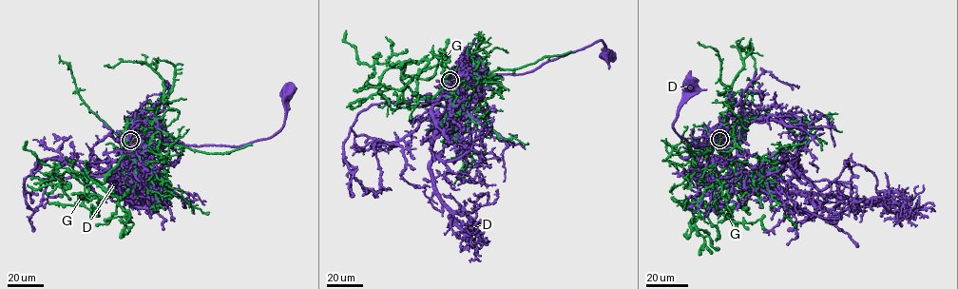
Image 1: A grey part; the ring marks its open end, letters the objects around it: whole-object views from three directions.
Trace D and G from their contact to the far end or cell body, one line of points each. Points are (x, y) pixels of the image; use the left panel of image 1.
D: (130, 140), (123, 145), (123, 155), (165, 144), (238, 146), (265, 139), (283, 125), (287, 95)
G: (133, 141), (137, 147), (104, 183), (82, 178), (100, 185), (106, 198), (84, 198), (88, 189), (75, 175)

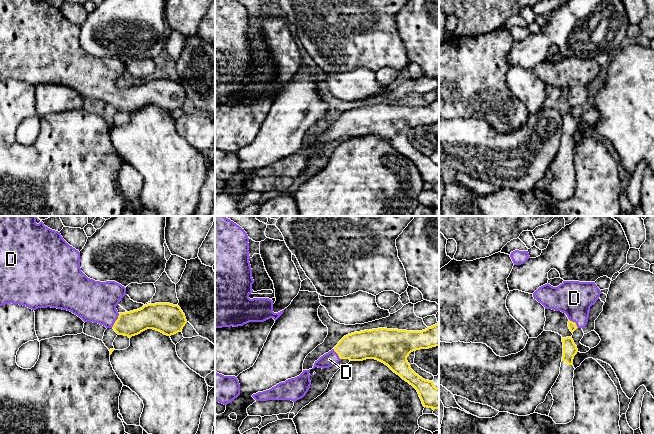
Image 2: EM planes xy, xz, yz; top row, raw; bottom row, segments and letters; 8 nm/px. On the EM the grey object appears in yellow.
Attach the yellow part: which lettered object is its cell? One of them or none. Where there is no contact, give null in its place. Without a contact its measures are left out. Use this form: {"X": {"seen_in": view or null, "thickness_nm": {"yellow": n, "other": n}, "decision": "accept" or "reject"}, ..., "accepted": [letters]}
{"D": {"seen_in": "xy", "thickness_nm": {"yellow": 200, "other": 340}, "decision": "accept"}, "G": {"seen_in": null, "decision": "reject"}, "accepted": ["D"]}

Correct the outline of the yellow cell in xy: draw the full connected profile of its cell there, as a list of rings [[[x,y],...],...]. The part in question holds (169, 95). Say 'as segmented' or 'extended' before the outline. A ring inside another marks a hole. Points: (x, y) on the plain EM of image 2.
extended; [[[0,0],[0,82],[12,79],[26,82],[32,86],[38,84],[57,84],[67,86],[80,93],[84,98],[93,98],[105,102],[106,104],[113,104],[118,111],[124,111],[131,114],[138,111],[147,105],[153,105],[163,109],[164,111],[171,112],[178,108],[181,108],[185,100],[187,99],[185,90],[178,81],[170,79],[155,79],[147,80],[142,84],[133,86],[130,88],[119,89],[116,85],[118,79],[126,71],[126,64],[115,57],[100,58],[88,54],[80,44],[80,28],[70,22],[61,12],[60,8],[52,6],[44,0]]]

